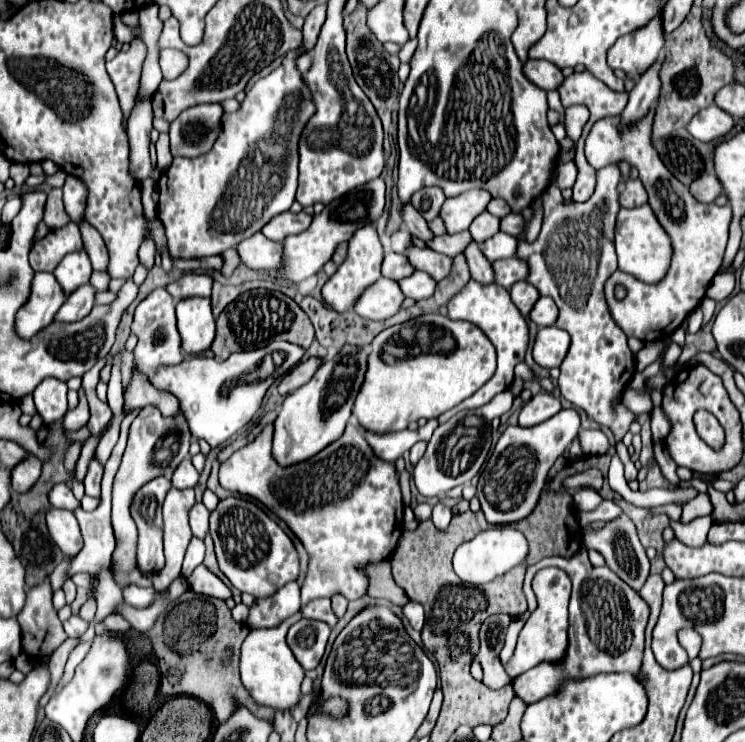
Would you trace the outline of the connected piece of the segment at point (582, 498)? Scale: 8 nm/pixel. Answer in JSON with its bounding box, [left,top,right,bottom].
[575,488,603,510]

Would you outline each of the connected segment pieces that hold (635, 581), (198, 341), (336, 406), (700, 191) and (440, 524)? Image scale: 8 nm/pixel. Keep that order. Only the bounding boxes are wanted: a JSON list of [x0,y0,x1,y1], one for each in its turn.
[[583,514,649,590],[177,298,215,356],[271,346,367,468],[689,174,723,204],[431,504,451,530]]

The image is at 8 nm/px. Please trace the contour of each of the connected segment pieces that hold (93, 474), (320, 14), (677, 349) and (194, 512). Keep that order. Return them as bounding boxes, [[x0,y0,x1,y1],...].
[[85,454,103,496],[303,4,327,50],[663,342,682,368],[189,504,209,540]]

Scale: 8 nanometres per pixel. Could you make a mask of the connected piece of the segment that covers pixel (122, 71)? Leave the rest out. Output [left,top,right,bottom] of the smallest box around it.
[106,38,147,128]

